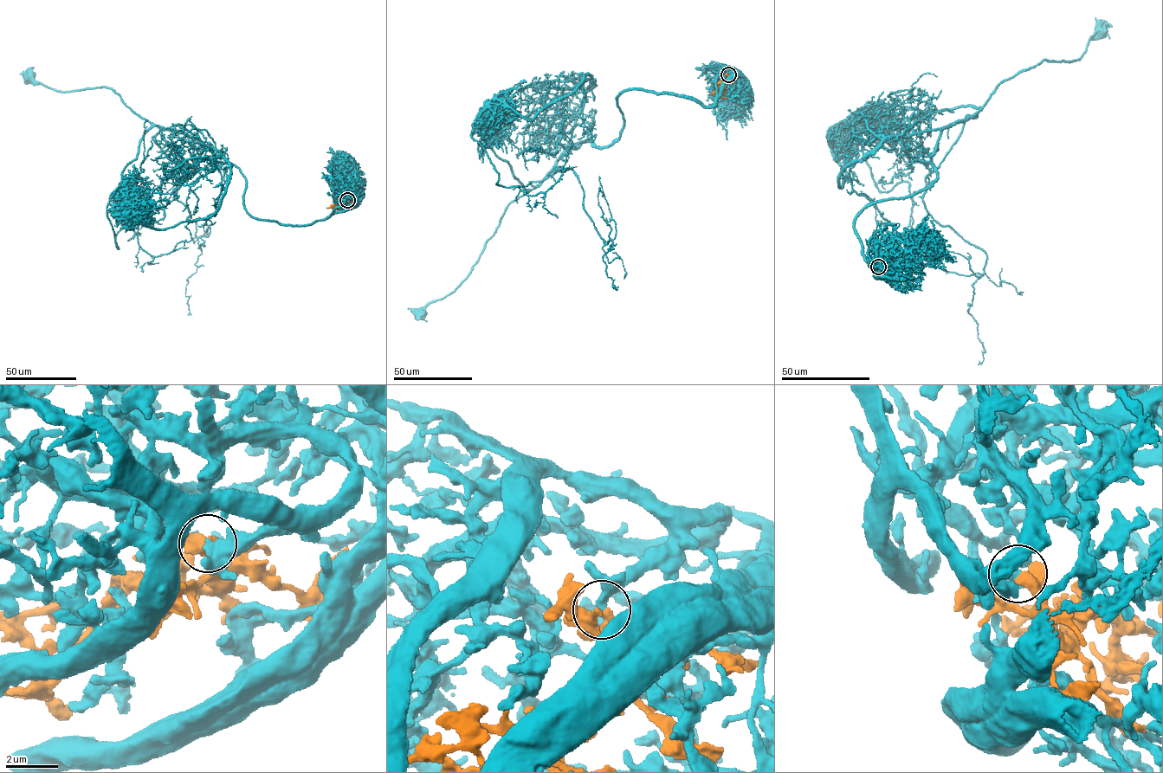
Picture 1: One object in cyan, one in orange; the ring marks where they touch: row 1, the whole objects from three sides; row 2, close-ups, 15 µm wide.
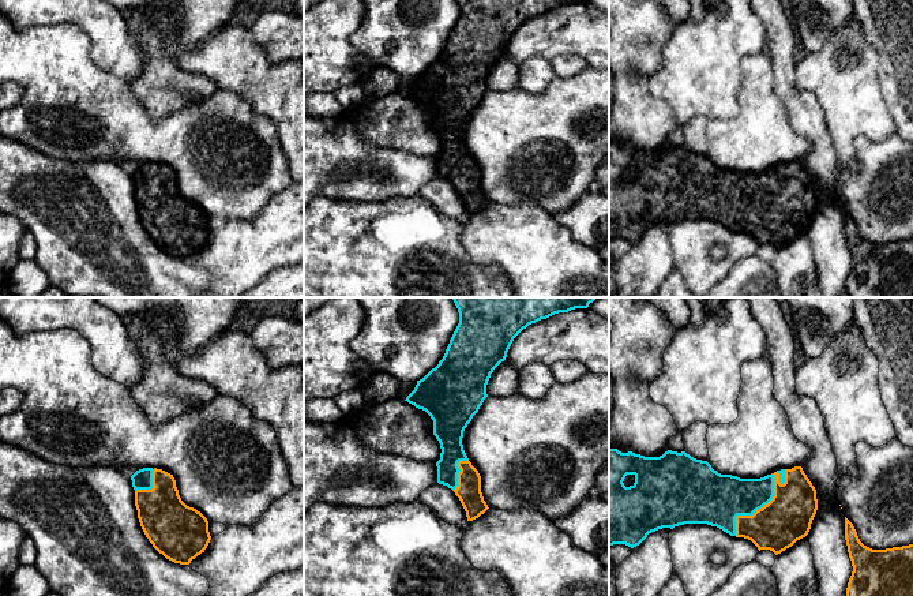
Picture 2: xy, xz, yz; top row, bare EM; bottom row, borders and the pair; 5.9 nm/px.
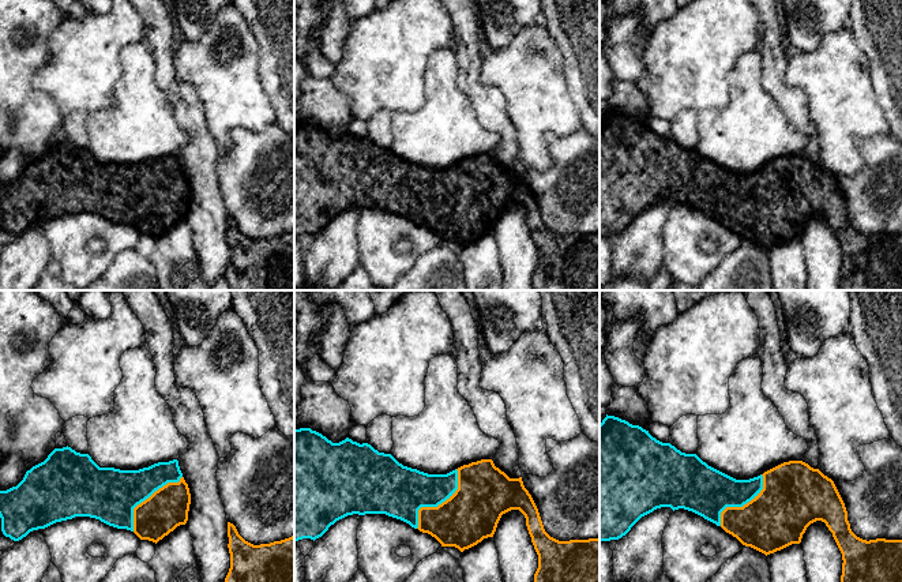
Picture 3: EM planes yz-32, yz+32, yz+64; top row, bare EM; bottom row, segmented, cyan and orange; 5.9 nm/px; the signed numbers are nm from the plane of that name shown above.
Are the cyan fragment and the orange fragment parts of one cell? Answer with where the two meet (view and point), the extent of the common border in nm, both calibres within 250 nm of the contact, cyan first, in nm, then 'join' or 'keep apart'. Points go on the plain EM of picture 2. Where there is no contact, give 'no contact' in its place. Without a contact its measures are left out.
contact yz (756, 203); length 440 nm; calibres 300 and 280 nm; join

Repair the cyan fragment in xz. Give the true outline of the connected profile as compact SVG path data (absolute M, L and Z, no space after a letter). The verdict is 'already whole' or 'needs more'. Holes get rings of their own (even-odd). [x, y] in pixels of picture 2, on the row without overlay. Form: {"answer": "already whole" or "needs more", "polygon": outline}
{"answer": "needs more", "polygon": "M456 0L459 18L443 53L422 74L405 95L425 105L433 115L433 130L440 138L437 177L451 183L459 192L467 215L484 209L489 202L481 187L481 170L469 155L463 139L463 125L488 91L486 79L493 64L506 55L514 33L529 19L559 7L589 0Z"}

